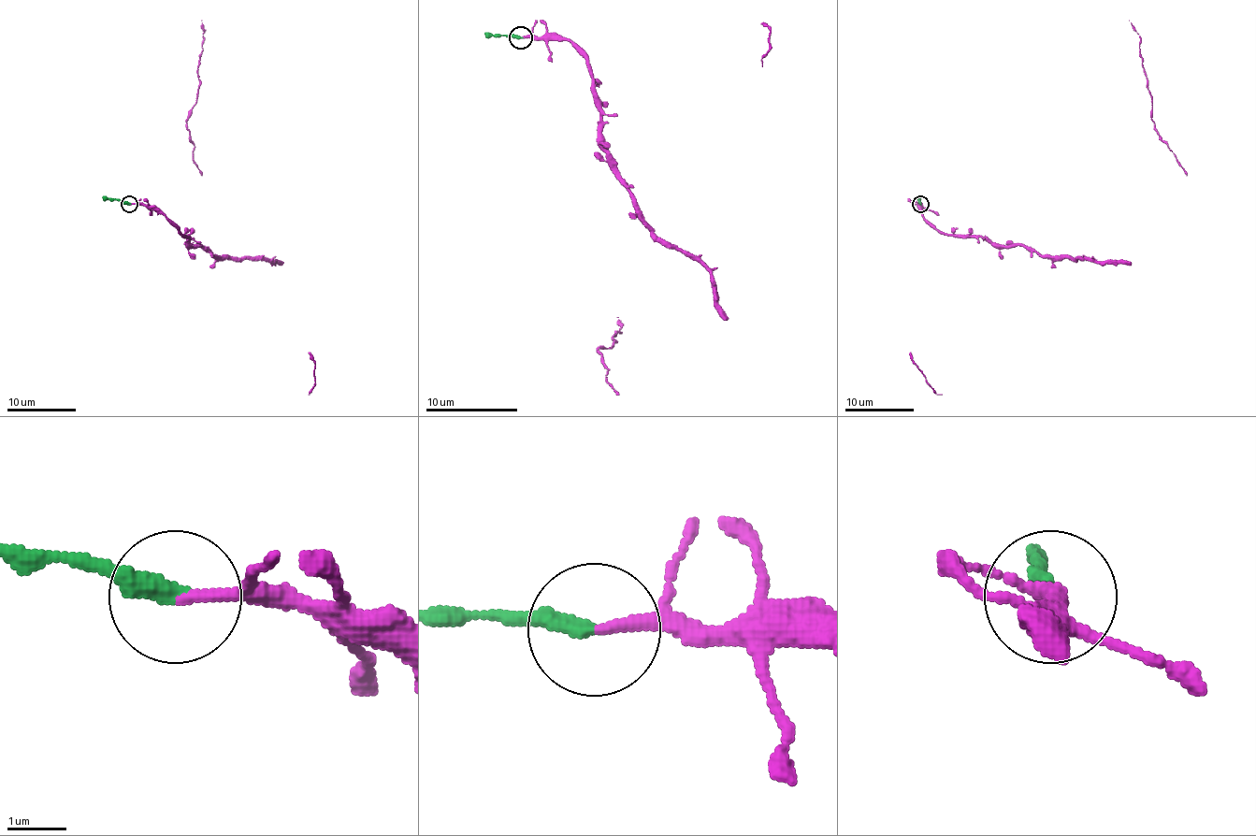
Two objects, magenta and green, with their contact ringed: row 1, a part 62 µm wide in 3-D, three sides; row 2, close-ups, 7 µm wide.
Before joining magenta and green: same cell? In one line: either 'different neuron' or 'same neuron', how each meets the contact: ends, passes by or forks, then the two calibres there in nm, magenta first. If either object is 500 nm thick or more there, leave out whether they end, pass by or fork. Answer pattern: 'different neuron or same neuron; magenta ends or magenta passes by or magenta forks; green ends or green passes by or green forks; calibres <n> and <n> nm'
same neuron; magenta ends; green ends; calibres 200 and 320 nm

